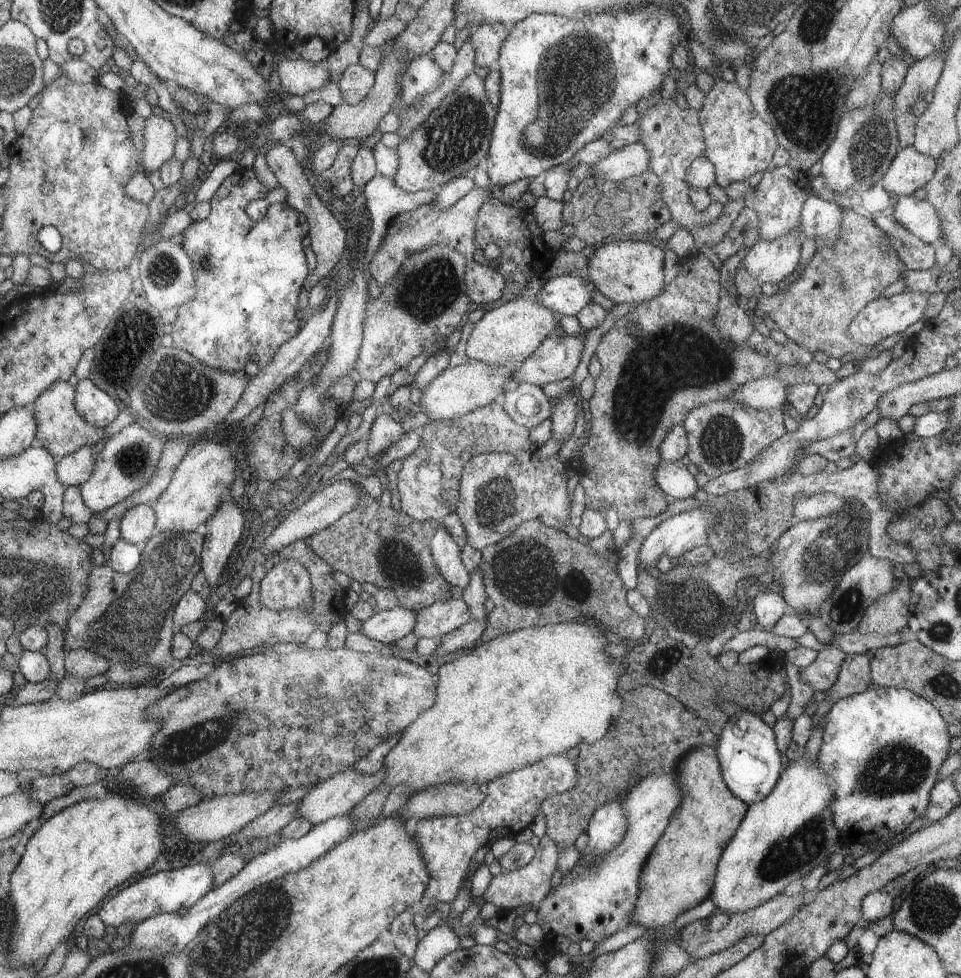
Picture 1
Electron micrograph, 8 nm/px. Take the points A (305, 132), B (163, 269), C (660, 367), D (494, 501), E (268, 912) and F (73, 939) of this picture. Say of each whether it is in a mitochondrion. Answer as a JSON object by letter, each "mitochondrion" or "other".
{"A":"other","B":"mitochondrion","C":"mitochondrion","D":"mitochondrion","E":"mitochondrion","F":"other"}

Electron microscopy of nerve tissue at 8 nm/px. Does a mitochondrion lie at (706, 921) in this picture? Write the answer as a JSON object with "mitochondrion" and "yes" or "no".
{"mitochondrion":"no"}

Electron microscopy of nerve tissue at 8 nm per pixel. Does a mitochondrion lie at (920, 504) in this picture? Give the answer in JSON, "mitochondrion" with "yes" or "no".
{"mitochondrion":"no"}

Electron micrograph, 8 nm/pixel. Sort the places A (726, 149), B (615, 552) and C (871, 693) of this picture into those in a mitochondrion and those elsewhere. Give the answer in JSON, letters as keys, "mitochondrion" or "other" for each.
{"A":"other","B":"other","C":"other"}

